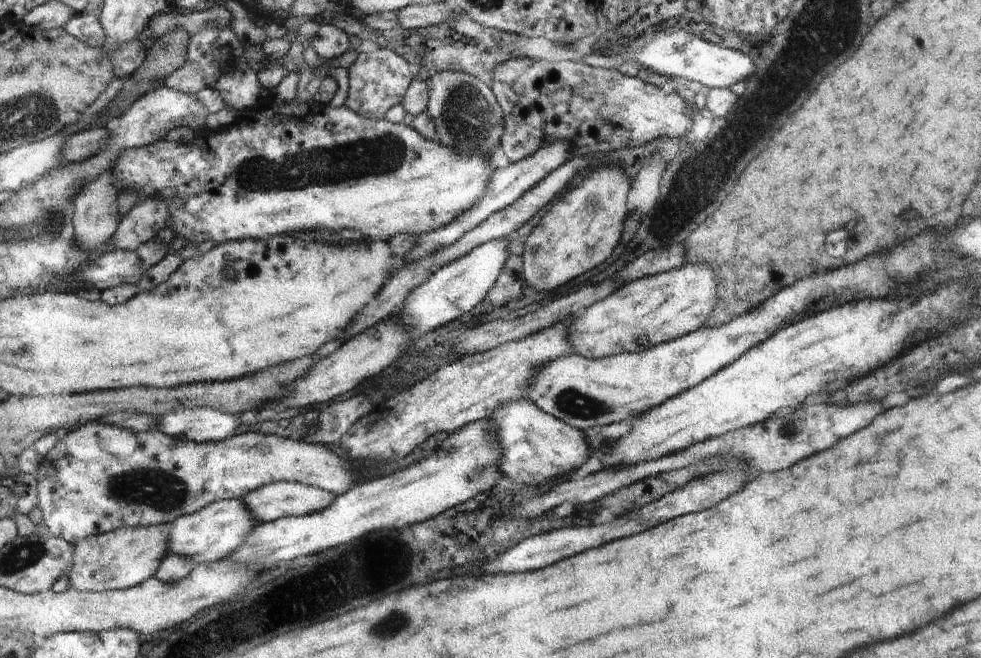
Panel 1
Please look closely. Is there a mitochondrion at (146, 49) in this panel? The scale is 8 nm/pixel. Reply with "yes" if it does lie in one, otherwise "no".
no

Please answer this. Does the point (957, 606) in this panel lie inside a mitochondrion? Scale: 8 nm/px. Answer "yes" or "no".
no

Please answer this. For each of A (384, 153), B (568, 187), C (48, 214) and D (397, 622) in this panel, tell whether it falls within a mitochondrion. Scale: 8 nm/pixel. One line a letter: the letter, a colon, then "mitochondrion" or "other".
A: mitochondrion
B: other
C: mitochondrion
D: mitochondrion

